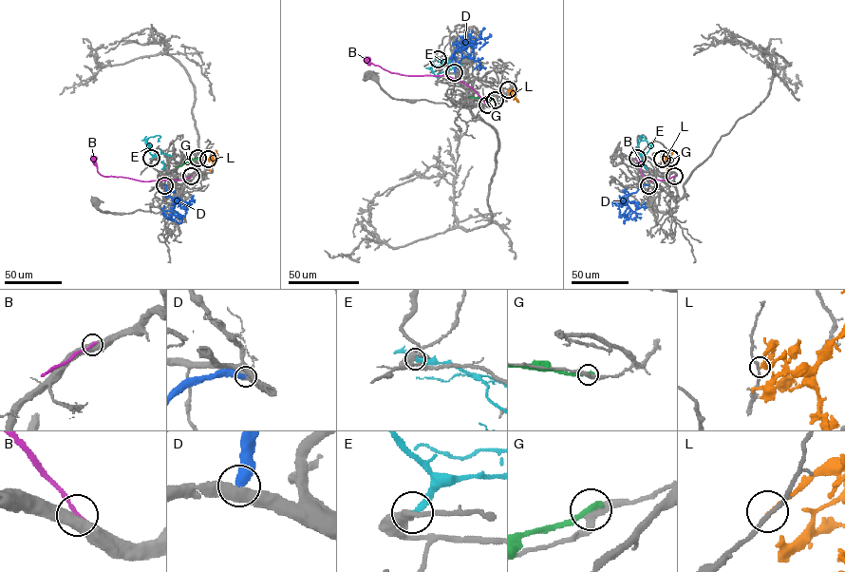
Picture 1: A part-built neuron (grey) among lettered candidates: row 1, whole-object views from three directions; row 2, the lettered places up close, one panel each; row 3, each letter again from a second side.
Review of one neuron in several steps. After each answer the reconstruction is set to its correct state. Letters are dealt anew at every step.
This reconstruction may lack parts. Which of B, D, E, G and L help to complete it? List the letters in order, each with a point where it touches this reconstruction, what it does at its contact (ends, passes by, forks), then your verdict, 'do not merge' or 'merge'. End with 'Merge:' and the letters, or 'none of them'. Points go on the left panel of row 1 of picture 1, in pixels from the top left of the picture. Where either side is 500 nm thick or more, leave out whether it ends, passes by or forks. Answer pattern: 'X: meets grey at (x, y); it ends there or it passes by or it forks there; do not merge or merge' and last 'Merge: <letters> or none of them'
B: meets grey at (191, 176); do not merge
D: meets grey at (164, 185); it ends there; do not merge
E: meets grey at (151, 158); it ends there; do not merge
G: meets grey at (197, 158); it ends there; do not merge
L: meets grey at (208, 159); it ends there; do not merge
Merge: none of them

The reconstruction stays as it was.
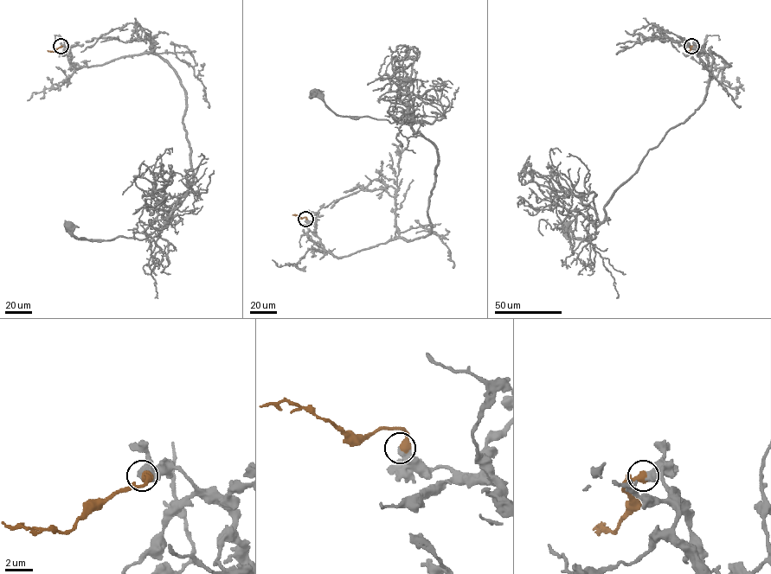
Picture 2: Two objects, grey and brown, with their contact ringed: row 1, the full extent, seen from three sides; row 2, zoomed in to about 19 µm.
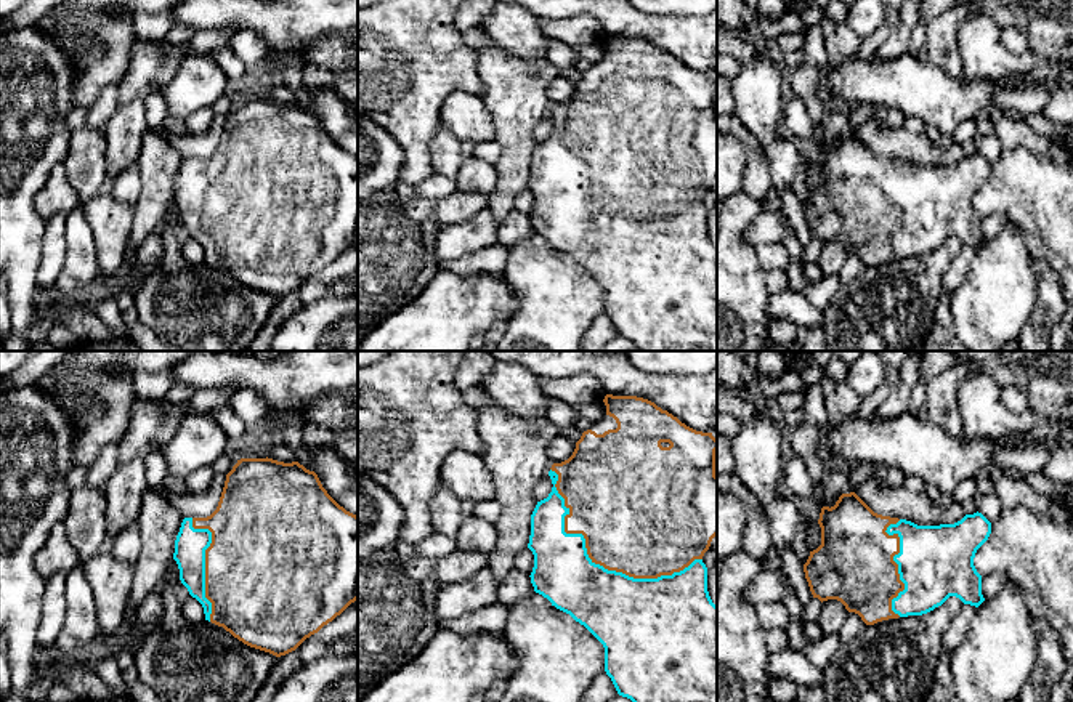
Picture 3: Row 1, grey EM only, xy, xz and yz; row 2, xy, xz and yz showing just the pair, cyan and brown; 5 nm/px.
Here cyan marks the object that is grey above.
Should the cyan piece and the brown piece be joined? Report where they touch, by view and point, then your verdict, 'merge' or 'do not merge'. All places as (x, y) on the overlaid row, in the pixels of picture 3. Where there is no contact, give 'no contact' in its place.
contact xz (594, 563); merge

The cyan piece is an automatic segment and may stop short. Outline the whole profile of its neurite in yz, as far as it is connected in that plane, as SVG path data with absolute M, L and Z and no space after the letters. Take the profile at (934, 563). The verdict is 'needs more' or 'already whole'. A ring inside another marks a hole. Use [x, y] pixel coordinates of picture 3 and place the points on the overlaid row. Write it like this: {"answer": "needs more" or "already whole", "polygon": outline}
{"answer": "needs more", "polygon": "M855 492L842 494L834 506L823 506L818 524L821 545L804 564L813 598L840 601L866 625L922 615L950 596L978 607L982 575L974 566L977 550L988 540L991 522L982 514L966 514L954 524L917 526L906 519L874 513Z"}

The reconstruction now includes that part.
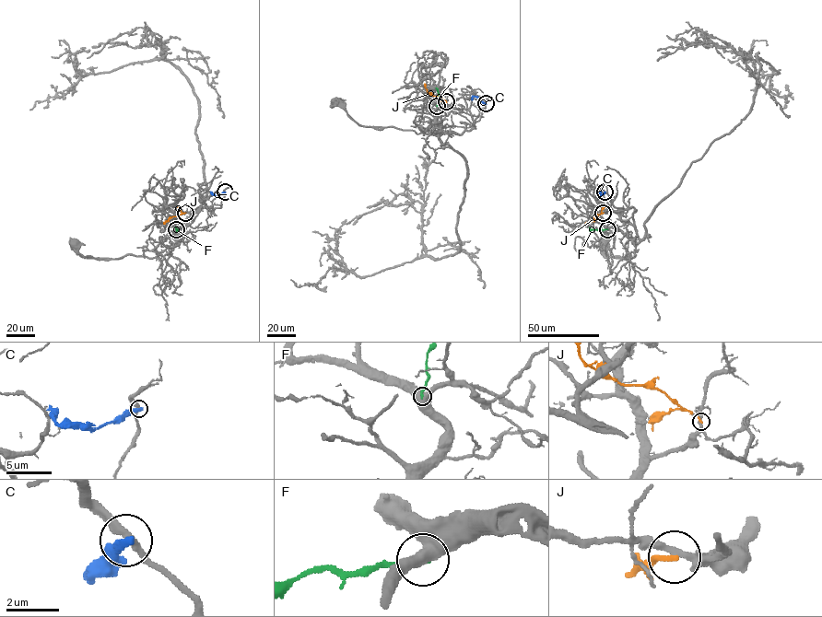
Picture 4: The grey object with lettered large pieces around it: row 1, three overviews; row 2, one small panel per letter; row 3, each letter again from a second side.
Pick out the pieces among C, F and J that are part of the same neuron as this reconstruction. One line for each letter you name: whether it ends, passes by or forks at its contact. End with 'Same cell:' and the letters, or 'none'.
Same cell: none

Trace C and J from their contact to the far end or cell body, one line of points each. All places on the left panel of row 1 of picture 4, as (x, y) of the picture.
C: (225, 192), (218, 194), (210, 192)
J: (185, 213), (170, 217), (163, 224)

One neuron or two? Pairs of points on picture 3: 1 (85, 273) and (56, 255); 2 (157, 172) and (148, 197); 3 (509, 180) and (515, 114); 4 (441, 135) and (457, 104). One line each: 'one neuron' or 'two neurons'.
1: two neurons
2: one neuron
3: one neuron
4: two neurons

